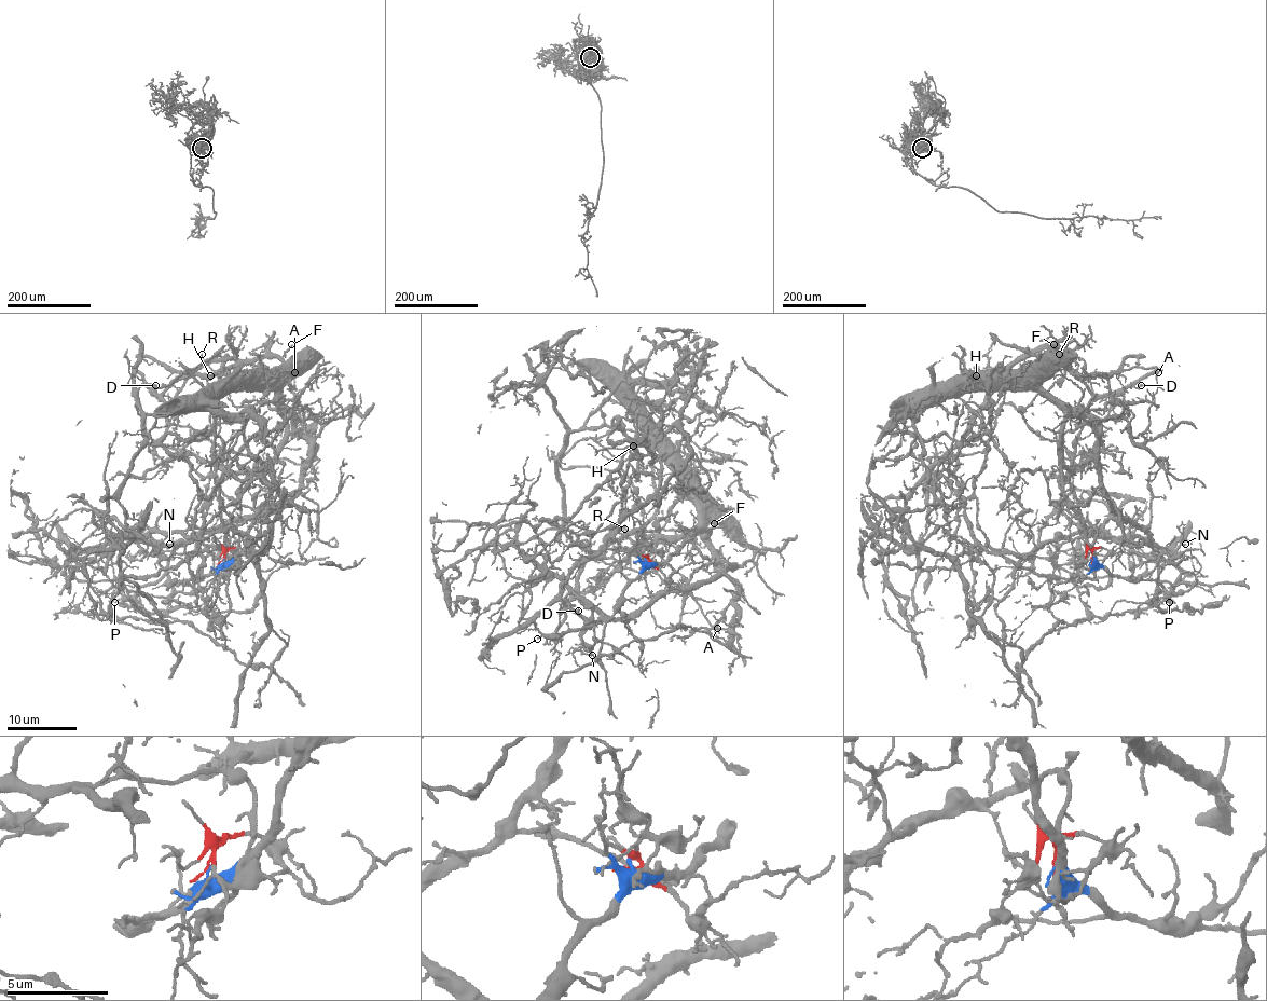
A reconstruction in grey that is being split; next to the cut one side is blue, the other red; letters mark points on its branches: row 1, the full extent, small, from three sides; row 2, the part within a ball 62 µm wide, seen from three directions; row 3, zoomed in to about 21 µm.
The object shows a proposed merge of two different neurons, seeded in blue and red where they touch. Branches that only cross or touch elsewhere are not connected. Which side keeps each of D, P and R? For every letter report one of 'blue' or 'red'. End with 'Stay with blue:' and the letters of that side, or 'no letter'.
D: red
P: blue
R: red
Stay with blue: P

